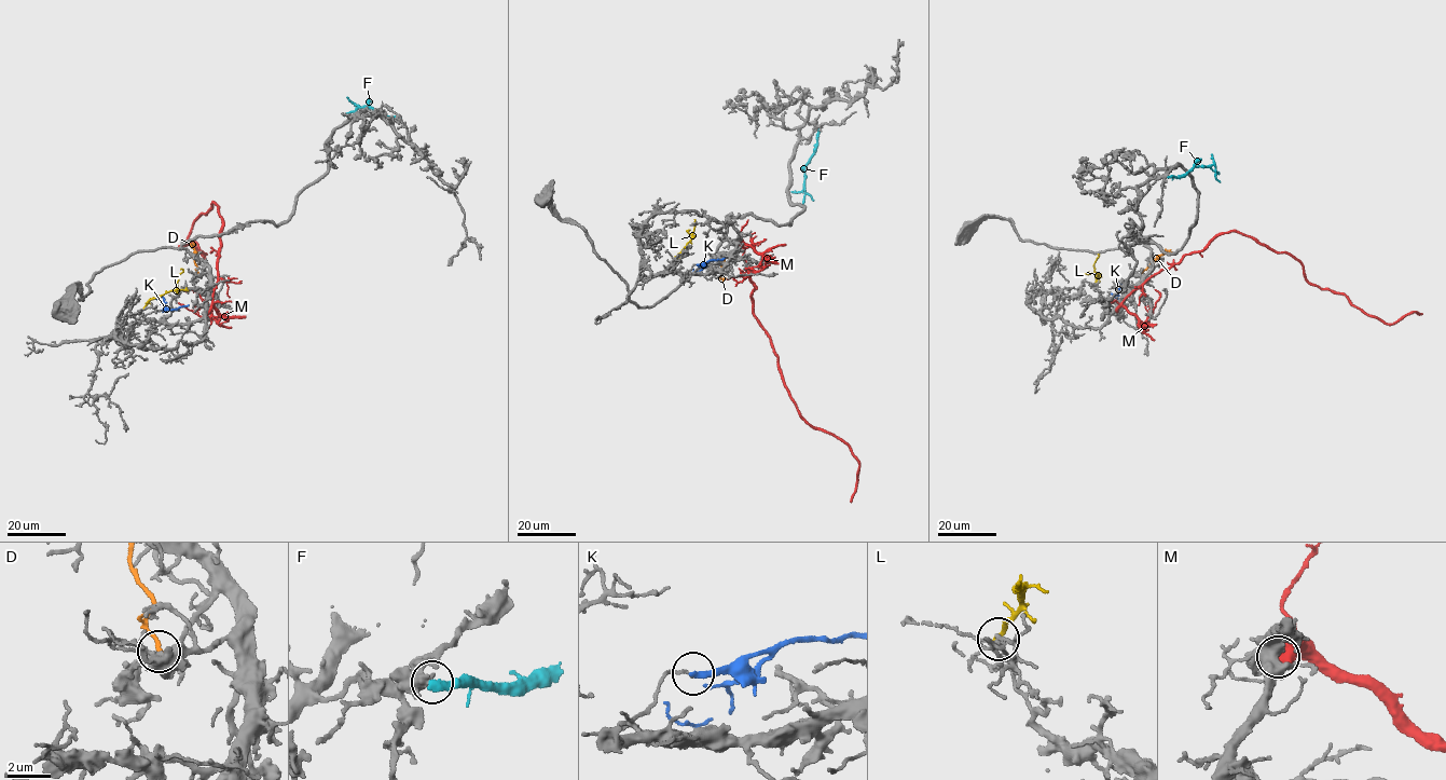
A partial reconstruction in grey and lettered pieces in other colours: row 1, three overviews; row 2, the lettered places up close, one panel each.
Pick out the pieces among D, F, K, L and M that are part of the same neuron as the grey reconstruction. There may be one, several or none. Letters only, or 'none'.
none

